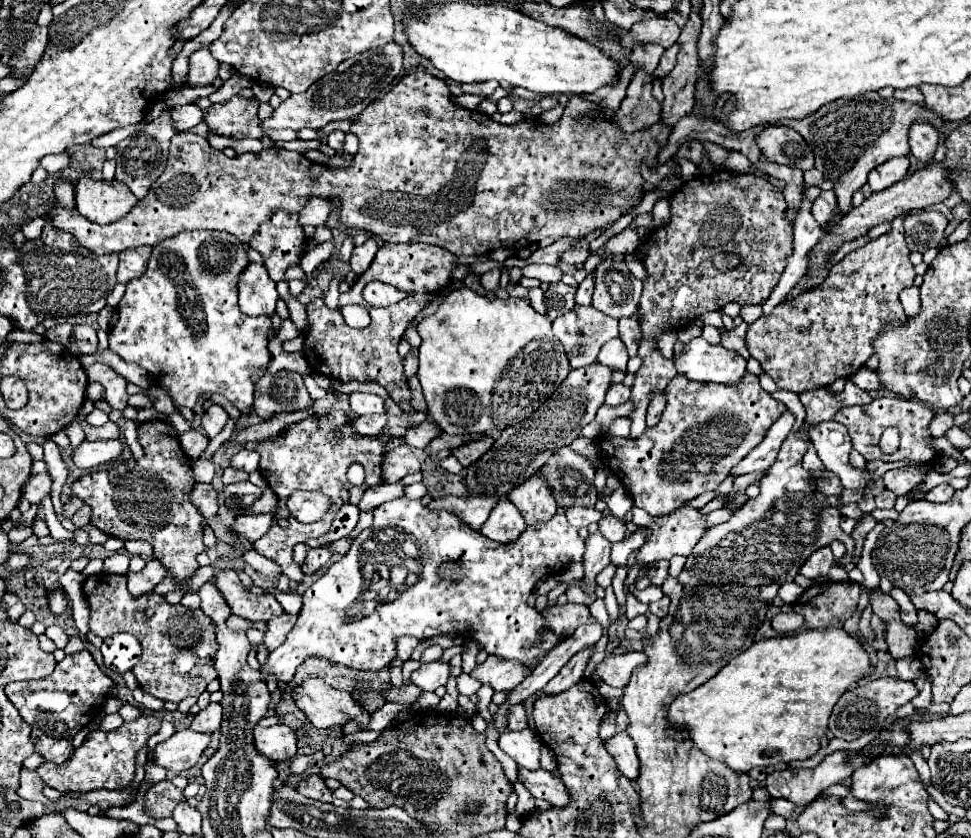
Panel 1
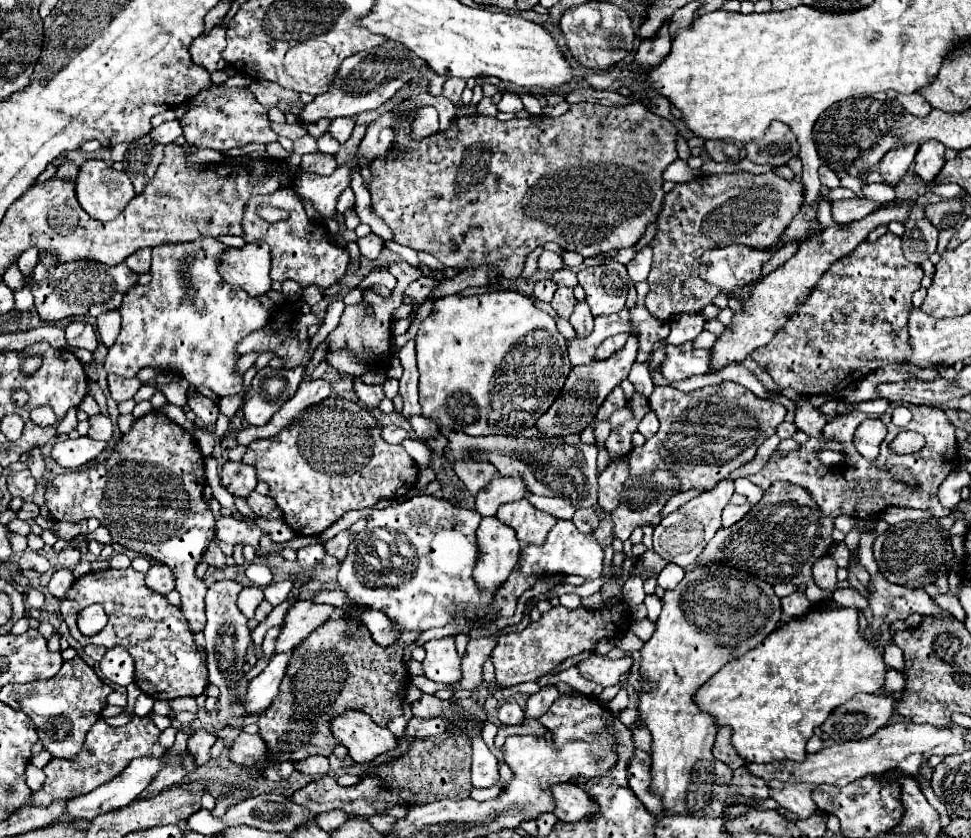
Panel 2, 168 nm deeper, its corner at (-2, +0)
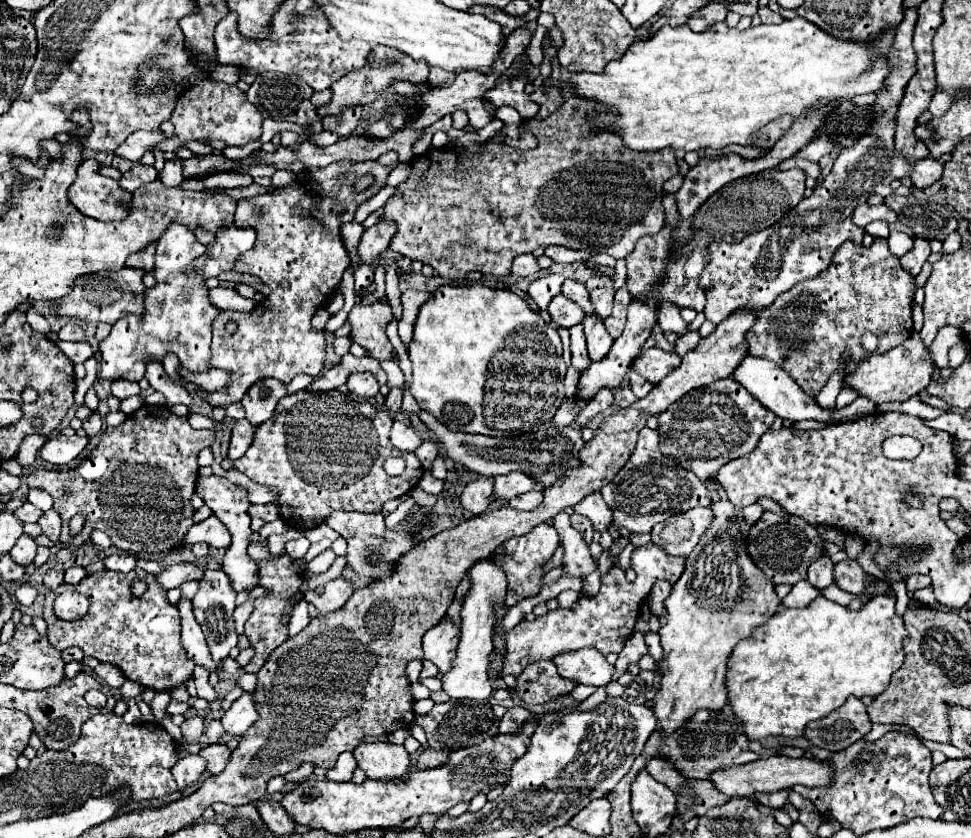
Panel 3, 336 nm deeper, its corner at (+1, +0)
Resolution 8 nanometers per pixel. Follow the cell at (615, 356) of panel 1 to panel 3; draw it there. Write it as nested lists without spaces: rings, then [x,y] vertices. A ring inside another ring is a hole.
[[[587,315],[583,319],[583,329],[585,329],[585,339],[587,339],[587,351],[589,351],[589,357],[591,361],[601,361],[611,345],[613,345],[613,339],[609,337],[603,321],[599,317],[593,317],[593,315]]]

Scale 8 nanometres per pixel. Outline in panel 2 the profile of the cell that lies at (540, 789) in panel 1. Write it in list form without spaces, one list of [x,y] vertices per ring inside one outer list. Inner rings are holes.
[[[558,783],[550,787],[550,795],[554,799],[554,815],[560,821],[580,821],[596,813],[594,801],[574,783]]]

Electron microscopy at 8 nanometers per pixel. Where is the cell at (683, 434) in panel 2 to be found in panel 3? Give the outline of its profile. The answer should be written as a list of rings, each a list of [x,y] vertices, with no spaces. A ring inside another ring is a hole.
[[[727,385],[721,405],[711,403],[707,391],[693,391],[691,395],[675,401],[667,411],[659,415],[661,439],[669,439],[663,441],[663,451],[681,467],[699,473],[699,479],[705,481],[707,477],[713,477],[723,463],[749,455],[759,443],[761,435],[771,427],[773,419],[775,415],[771,415],[771,411],[767,411],[741,385]],[[731,399],[735,405],[733,409],[729,407]]]

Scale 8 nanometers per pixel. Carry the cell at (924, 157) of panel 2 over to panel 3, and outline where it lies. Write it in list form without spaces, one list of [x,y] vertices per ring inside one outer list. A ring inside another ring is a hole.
[[[933,157],[921,159],[911,171],[913,187],[917,187],[917,189],[929,187],[929,185],[933,185],[935,181],[941,179],[941,173],[943,173],[943,165],[937,159],[933,159]]]

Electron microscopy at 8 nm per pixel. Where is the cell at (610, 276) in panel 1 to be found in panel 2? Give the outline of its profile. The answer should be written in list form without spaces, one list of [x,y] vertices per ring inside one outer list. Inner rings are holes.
[[[610,261],[598,267],[586,267],[578,273],[578,281],[586,291],[592,315],[610,315],[626,307],[630,277],[626,265]]]

